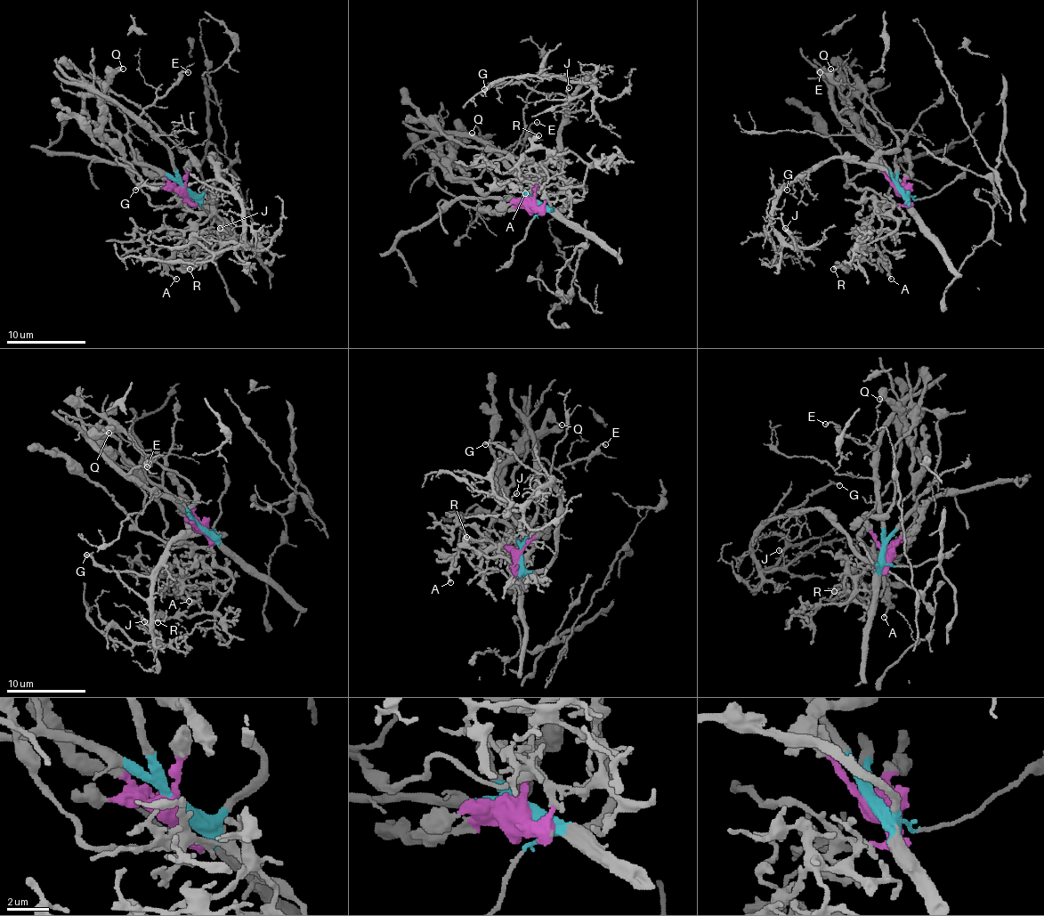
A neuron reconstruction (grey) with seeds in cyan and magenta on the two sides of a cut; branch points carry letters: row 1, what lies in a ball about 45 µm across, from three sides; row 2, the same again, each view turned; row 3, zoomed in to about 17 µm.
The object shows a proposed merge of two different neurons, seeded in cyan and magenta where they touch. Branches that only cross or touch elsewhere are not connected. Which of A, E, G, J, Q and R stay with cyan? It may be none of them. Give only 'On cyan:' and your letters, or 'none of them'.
On cyan: E, G, J

